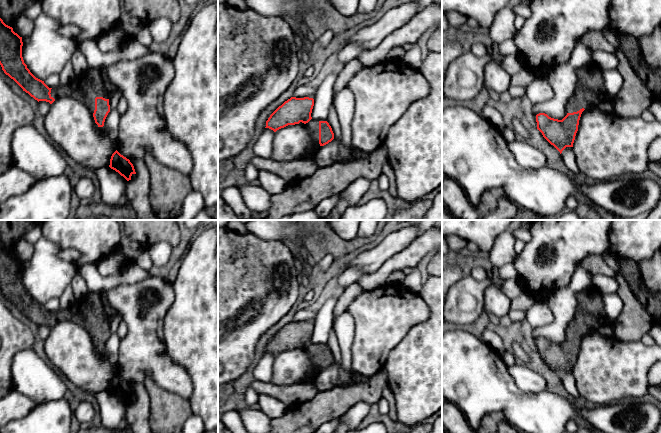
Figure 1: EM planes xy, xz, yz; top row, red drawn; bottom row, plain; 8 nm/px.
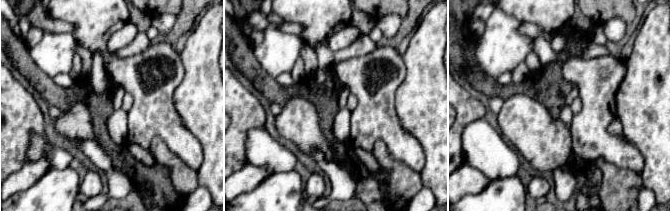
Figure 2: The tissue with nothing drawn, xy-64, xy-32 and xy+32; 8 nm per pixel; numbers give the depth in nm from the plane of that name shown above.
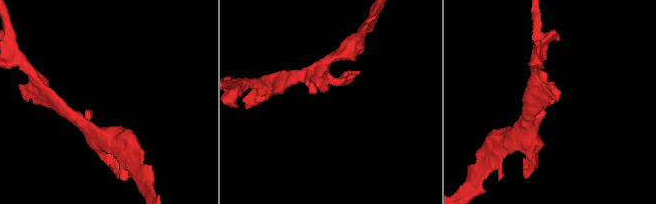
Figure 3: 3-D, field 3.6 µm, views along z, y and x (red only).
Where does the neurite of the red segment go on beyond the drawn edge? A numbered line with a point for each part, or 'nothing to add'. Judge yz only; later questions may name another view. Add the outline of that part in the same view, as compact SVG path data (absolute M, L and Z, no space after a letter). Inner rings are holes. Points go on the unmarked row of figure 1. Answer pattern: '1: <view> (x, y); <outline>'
1: yz (589, 314); M589 287L577 294L573 319L567 328L567 337L595 331L608 322L602 294L596 287Z

